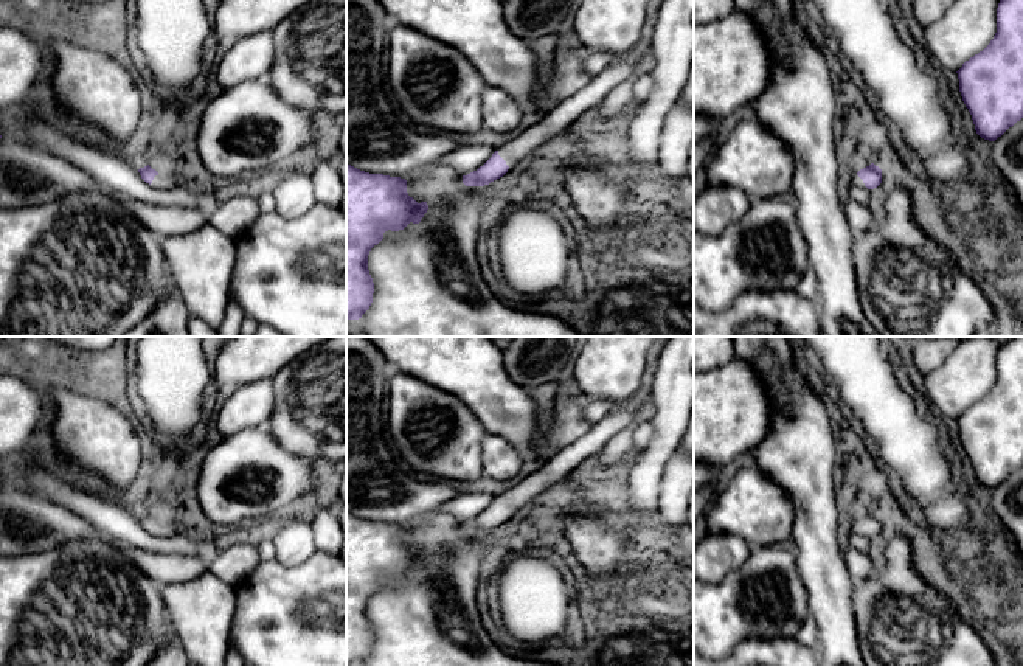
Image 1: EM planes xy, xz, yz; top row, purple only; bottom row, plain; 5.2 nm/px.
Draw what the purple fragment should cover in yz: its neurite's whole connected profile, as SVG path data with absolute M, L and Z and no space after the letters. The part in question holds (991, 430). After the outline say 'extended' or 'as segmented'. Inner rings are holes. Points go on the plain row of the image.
M1023 337L1000 346L994 387L956 421L981 486L995 489L1023 466Z; as segmented

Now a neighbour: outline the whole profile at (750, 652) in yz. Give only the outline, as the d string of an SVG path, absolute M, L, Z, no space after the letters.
M750 638L723 660L703 658L694 649L694 666L821 666L821 655L815 647L803 646L796 638Z

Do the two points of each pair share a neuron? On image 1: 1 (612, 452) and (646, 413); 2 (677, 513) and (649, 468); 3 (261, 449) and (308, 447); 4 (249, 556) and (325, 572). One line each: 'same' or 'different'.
1: same
2: different
3: different
4: different

